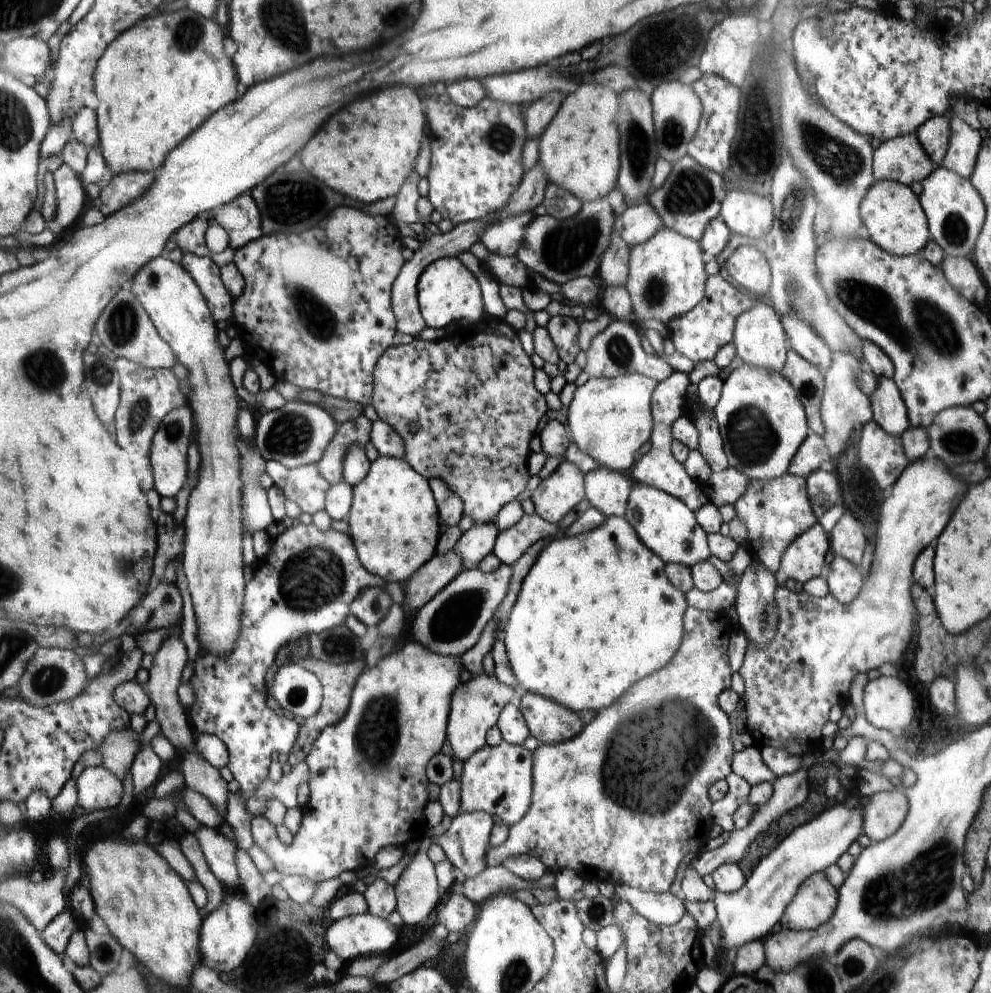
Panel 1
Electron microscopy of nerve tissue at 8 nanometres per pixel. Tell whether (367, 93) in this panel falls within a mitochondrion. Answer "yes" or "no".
no

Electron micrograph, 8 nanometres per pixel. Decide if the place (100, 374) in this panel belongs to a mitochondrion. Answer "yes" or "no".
yes

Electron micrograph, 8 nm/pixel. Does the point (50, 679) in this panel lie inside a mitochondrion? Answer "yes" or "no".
yes

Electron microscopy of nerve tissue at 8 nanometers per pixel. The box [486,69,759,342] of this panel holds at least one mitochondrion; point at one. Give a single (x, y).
(567, 244)

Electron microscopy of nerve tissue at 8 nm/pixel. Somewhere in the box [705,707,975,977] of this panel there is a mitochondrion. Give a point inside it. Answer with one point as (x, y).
(896, 890)

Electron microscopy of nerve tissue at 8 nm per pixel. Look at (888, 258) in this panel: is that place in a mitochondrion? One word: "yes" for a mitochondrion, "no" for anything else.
no

